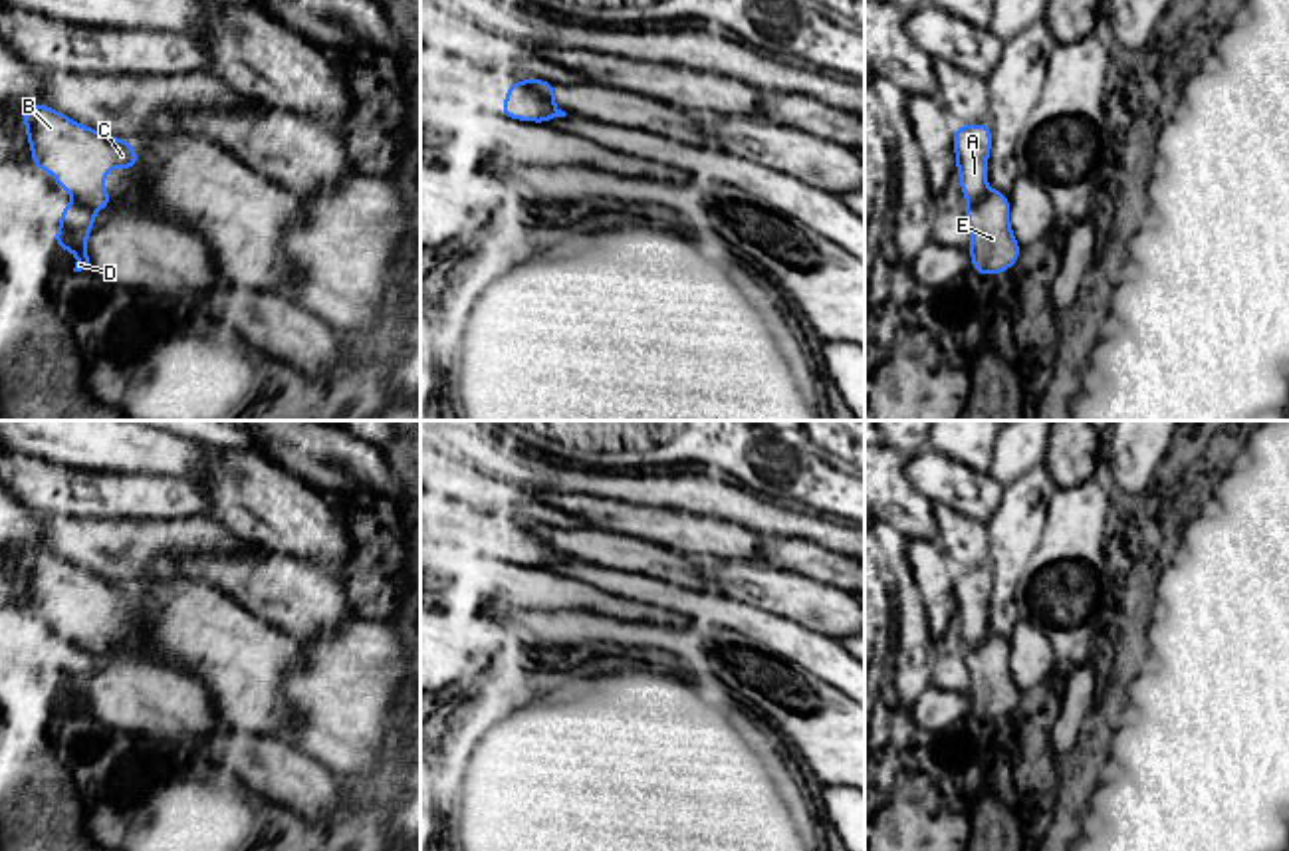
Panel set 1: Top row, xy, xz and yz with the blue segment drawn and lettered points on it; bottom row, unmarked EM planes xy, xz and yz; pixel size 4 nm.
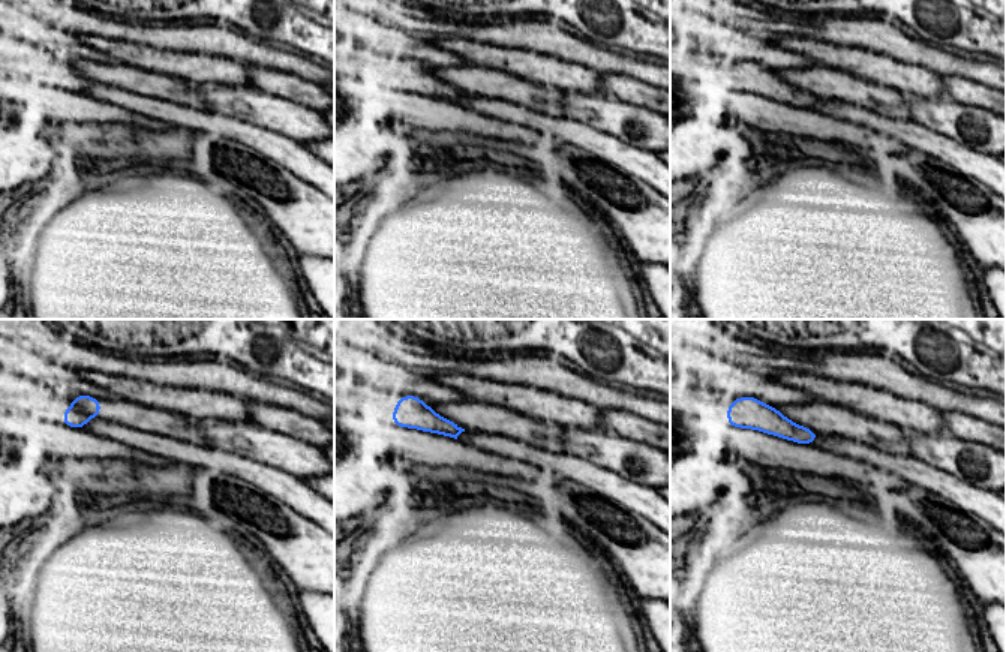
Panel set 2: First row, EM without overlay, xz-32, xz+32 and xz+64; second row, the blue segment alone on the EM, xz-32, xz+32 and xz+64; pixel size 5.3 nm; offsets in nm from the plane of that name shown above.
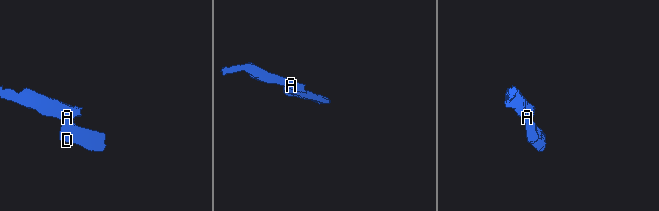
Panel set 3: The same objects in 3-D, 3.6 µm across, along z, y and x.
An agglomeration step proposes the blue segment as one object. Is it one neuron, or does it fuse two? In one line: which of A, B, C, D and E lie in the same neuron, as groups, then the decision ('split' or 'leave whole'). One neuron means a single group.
A B C / D E | split

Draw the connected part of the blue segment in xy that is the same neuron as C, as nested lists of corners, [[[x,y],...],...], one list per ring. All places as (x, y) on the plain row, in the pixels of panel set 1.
[[[46,547],[24,551],[24,573],[32,609],[52,617],[52,625],[87,653],[111,651],[101,627],[109,613],[139,613],[133,587],[85,571]]]

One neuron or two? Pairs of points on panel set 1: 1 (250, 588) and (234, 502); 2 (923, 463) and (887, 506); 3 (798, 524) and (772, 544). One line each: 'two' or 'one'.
1: two
2: two
3: two

